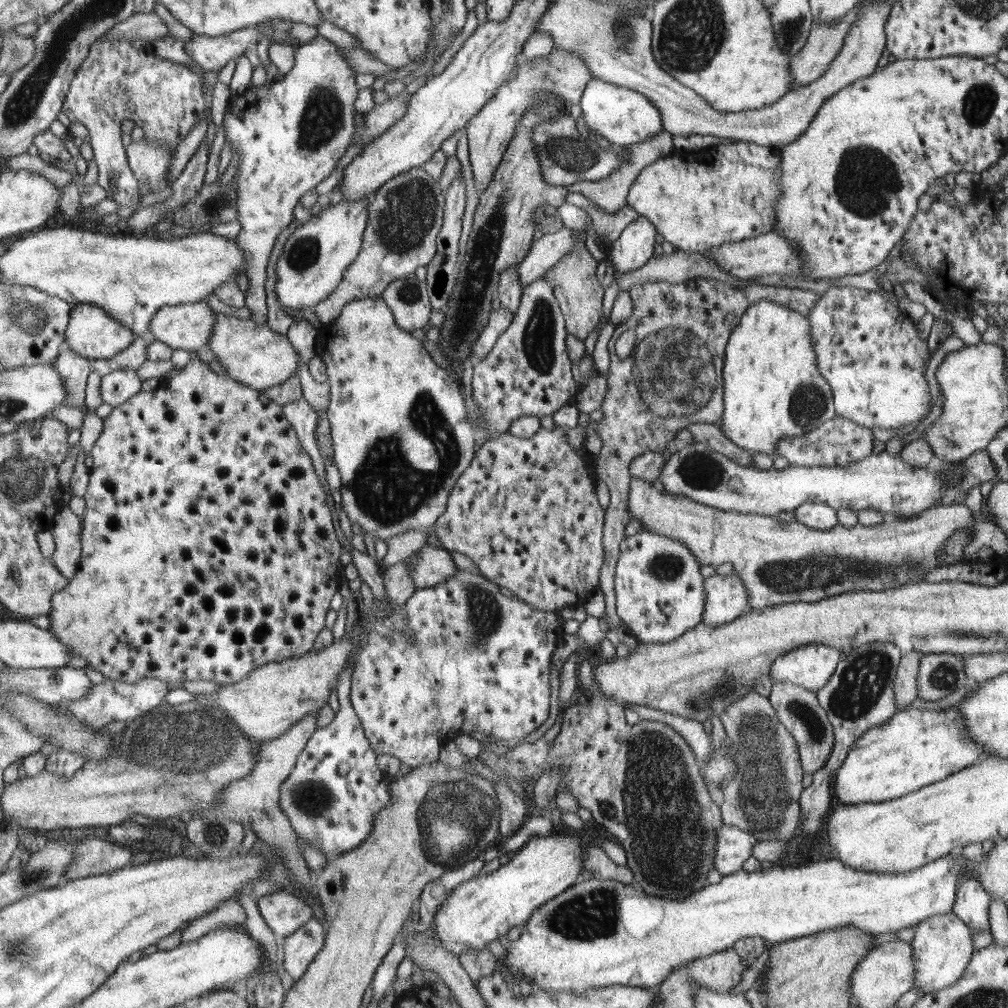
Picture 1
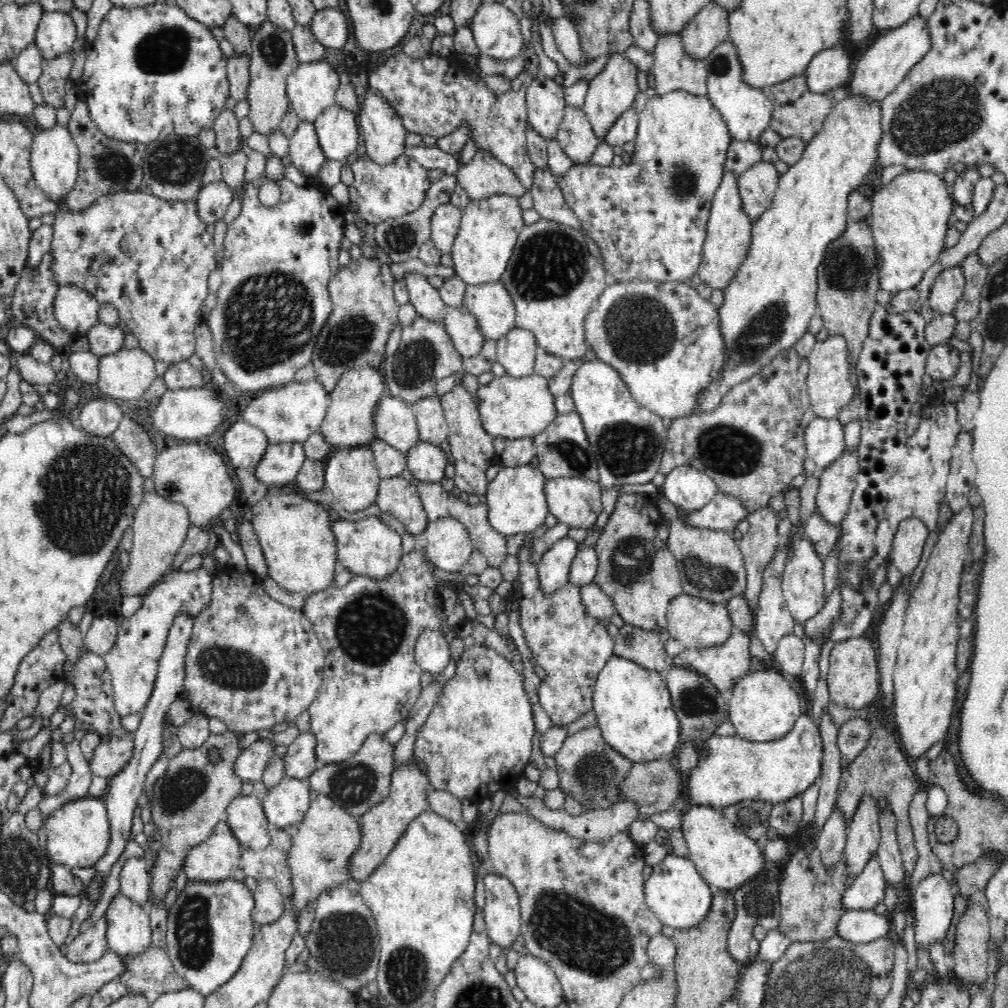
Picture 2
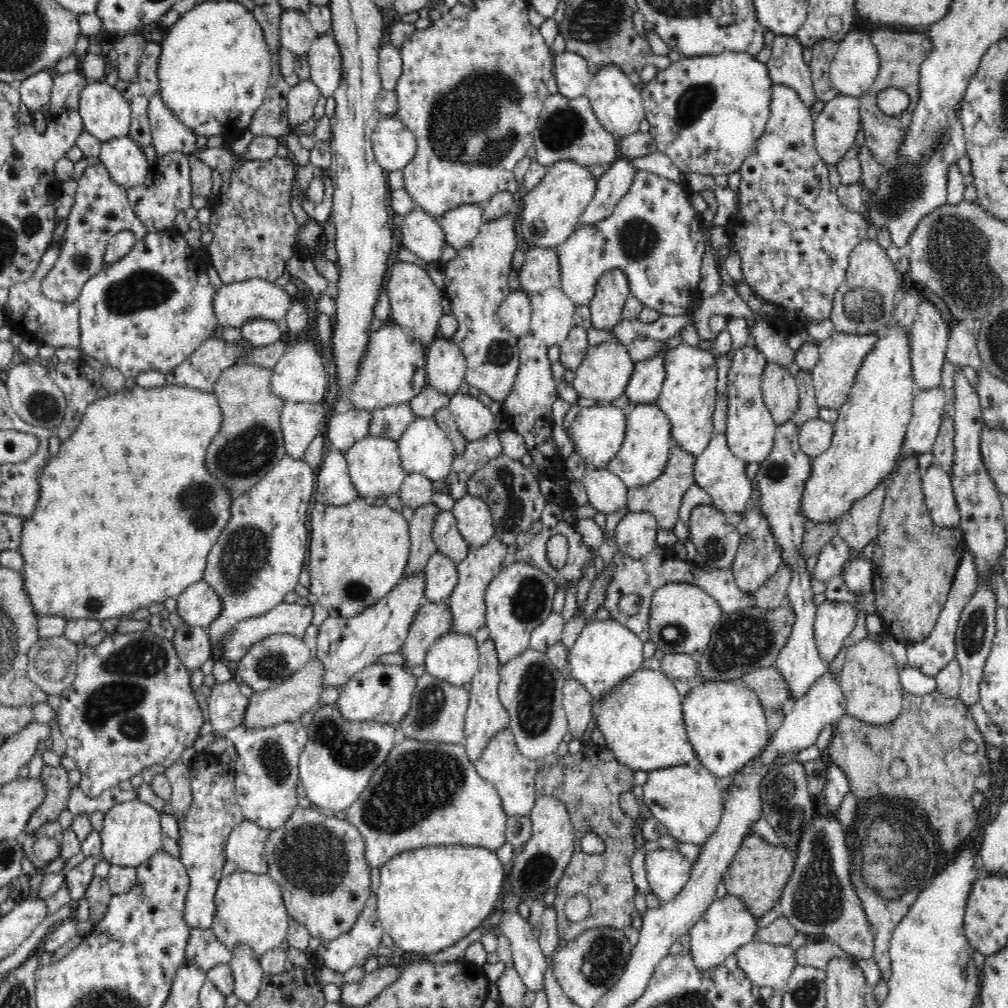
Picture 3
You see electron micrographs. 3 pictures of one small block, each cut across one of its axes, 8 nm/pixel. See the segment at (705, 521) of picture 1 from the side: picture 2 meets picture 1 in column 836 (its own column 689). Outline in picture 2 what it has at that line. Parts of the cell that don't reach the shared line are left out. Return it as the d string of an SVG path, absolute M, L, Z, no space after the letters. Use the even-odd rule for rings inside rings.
M663 493L654 500L661 520L670 520L668 549L677 560L683 592L713 603L728 602L746 588L747 578L742 553L732 533L723 530L703 529L682 523L677 507Z

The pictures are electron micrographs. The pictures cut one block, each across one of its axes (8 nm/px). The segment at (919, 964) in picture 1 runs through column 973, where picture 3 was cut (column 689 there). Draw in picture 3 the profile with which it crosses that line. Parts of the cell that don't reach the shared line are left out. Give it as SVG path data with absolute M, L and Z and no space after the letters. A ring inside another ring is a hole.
M726 894L722 898L715 898L702 914L702 918L698 919L698 922L689 930L691 945L688 951L696 968L708 970L722 965L725 958L735 954L735 950L740 946L756 940L759 932L756 929L756 919L737 896Z

